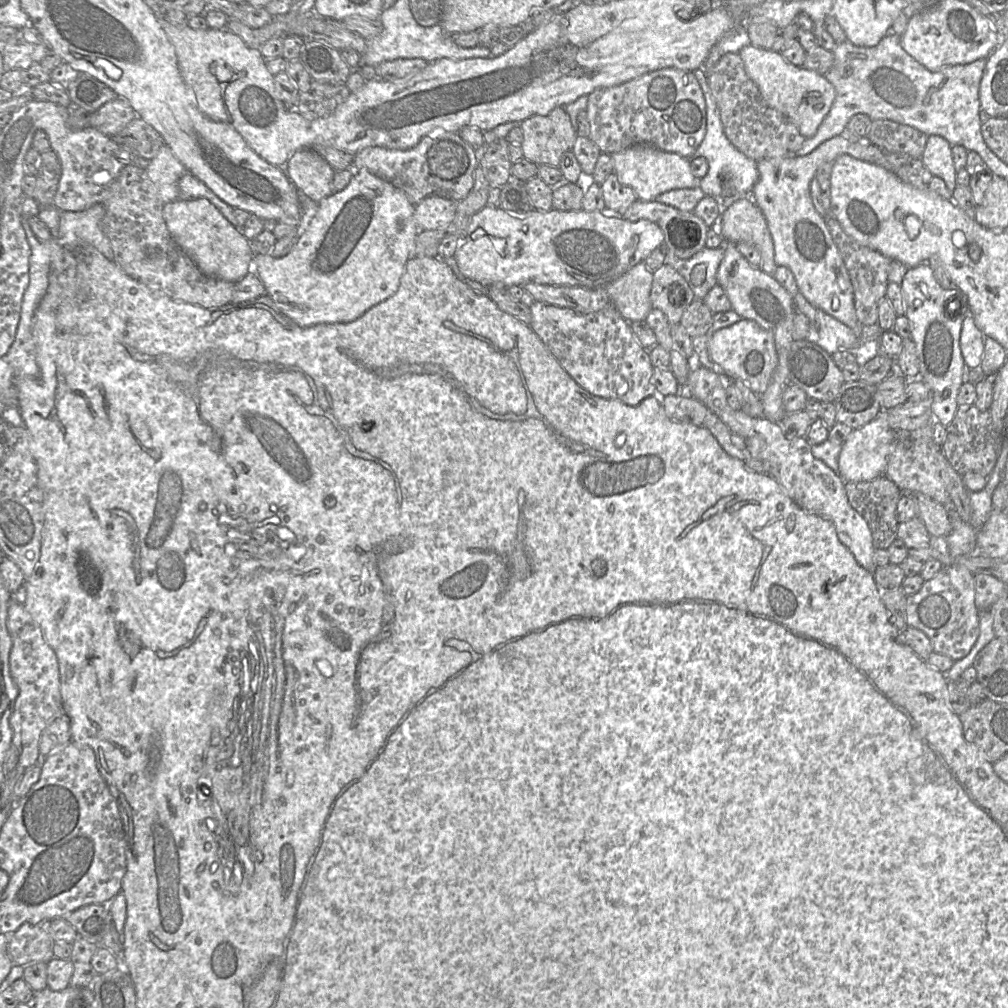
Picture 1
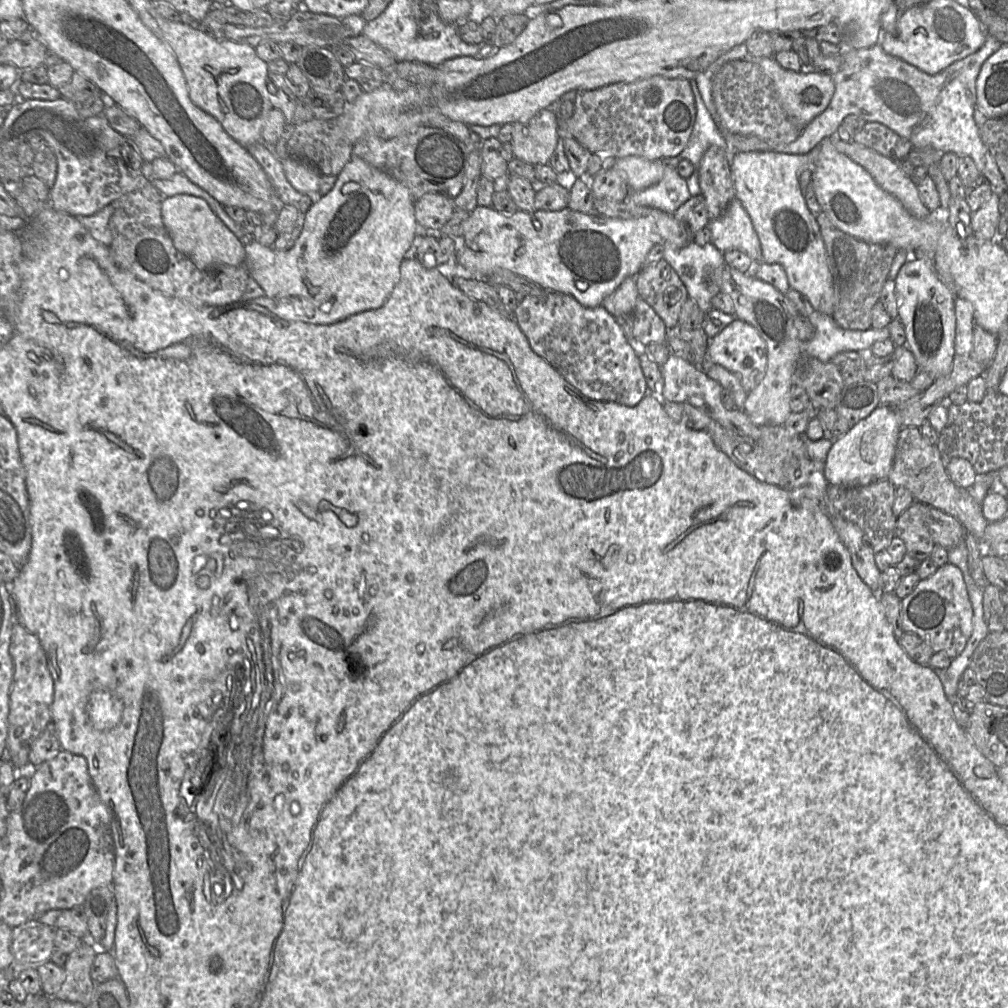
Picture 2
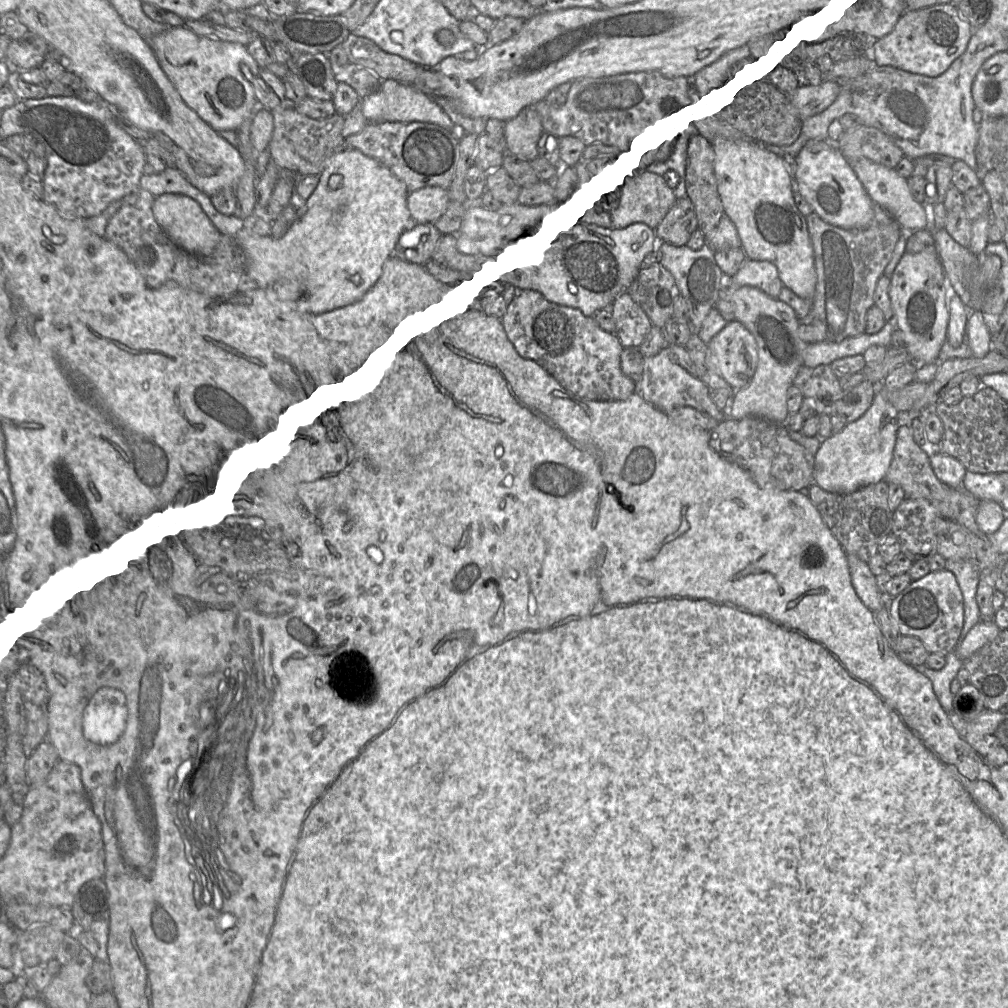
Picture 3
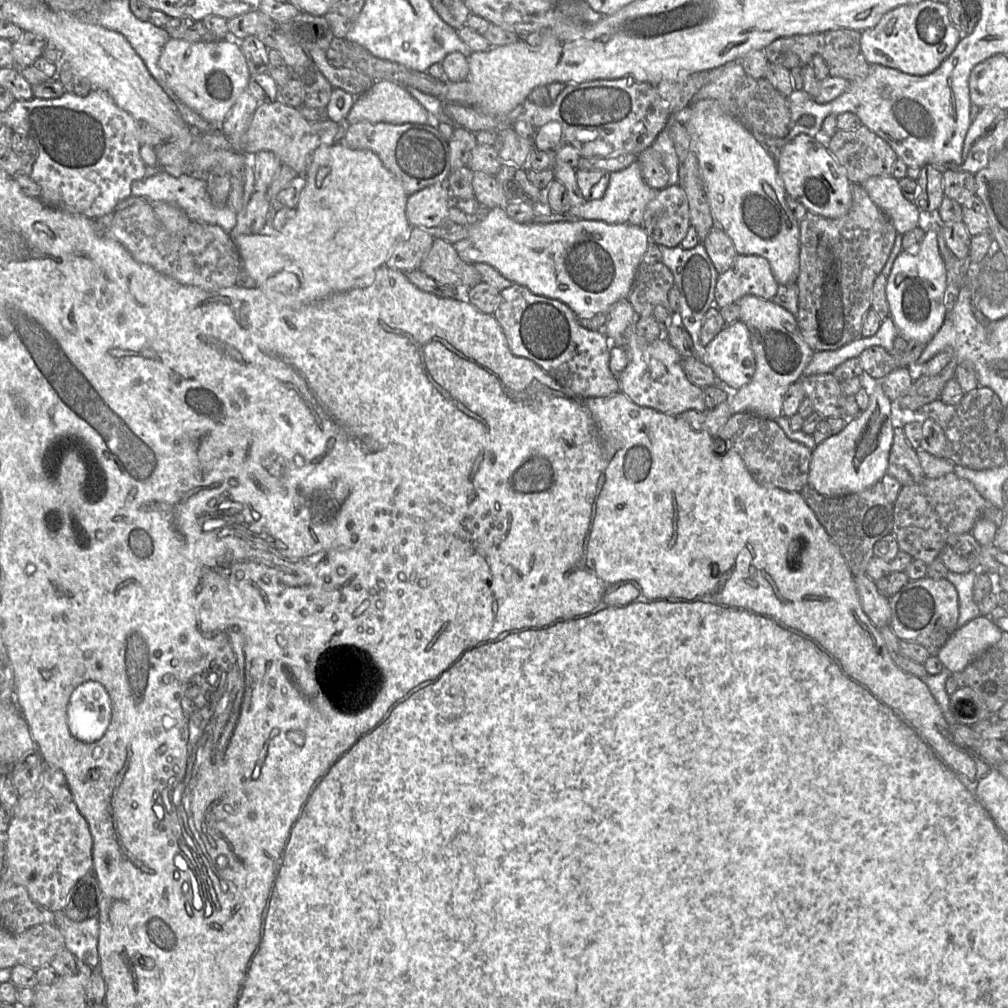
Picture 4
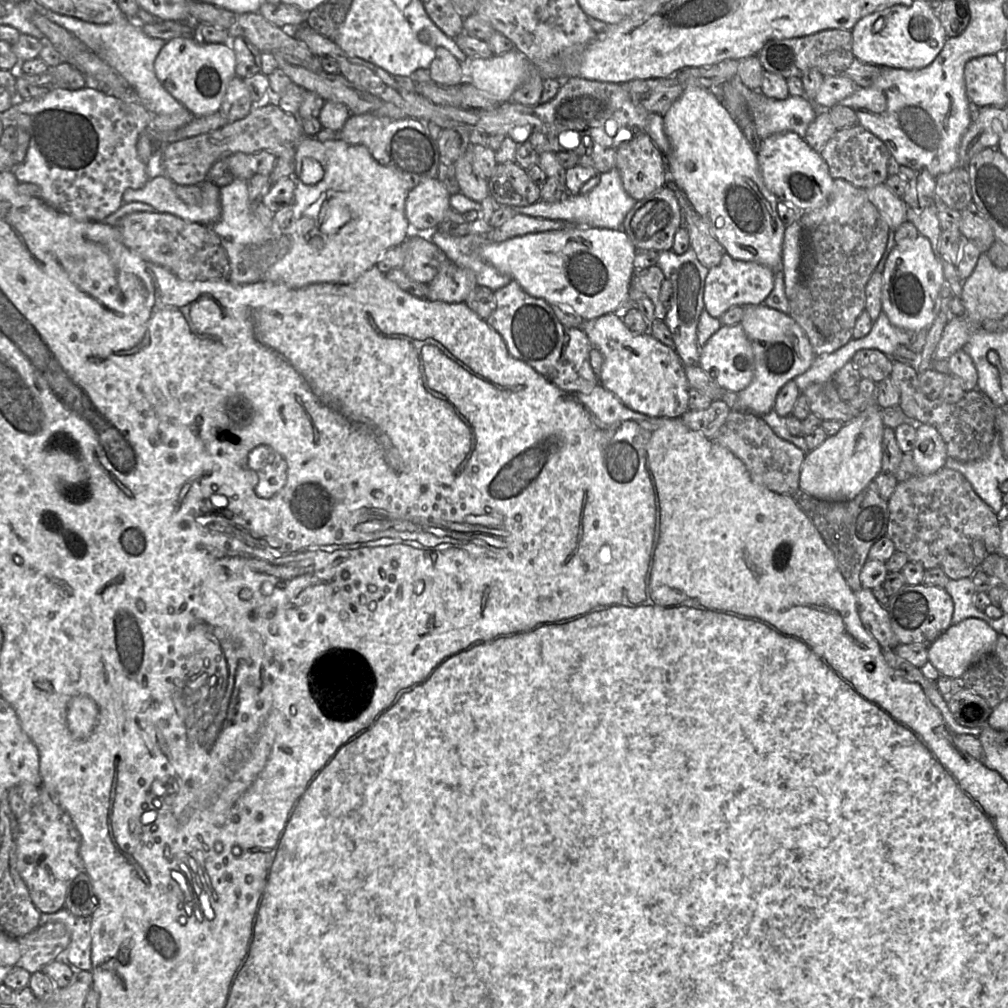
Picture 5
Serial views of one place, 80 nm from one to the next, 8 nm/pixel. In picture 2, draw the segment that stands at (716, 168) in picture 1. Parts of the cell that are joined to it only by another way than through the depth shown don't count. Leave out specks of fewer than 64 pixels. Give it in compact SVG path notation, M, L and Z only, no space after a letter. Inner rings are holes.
M695 80L690 82L696 105L696 121L690 139L684 150L678 156L662 158L660 161L664 166L675 168L680 161L688 160L697 168L706 150L715 145L730 153L731 162L733 154L737 151L729 148L727 145L698 92Z

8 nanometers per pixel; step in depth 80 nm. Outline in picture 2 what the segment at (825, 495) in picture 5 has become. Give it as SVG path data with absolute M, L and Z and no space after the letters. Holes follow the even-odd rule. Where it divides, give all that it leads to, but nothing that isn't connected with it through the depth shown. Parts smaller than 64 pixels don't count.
M879 405L833 443L823 462L823 473L829 485L865 486L887 479L893 466L898 435L902 428L894 409Z

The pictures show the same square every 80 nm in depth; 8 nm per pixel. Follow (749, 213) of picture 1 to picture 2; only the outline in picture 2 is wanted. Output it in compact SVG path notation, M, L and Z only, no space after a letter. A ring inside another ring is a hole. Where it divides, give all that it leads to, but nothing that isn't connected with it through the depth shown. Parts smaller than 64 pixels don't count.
M732 199L723 213L708 225L711 241L718 250L738 249L748 254L754 262L763 262L761 245L752 221L743 204Z

